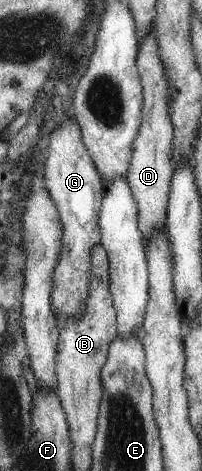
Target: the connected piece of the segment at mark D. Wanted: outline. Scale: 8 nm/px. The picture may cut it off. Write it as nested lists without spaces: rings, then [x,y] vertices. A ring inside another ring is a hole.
[[[148,33],[139,43],[137,56],[135,57],[137,74],[142,86],[143,104],[141,107],[141,122],[131,143],[132,155],[125,175],[126,183],[130,188],[138,210],[137,226],[138,231],[141,231],[145,245],[146,239],[164,225],[169,181],[174,170],[171,160],[173,129],[167,114],[167,103],[169,101],[167,87],[169,84],[157,49],[158,44],[155,36]]]

